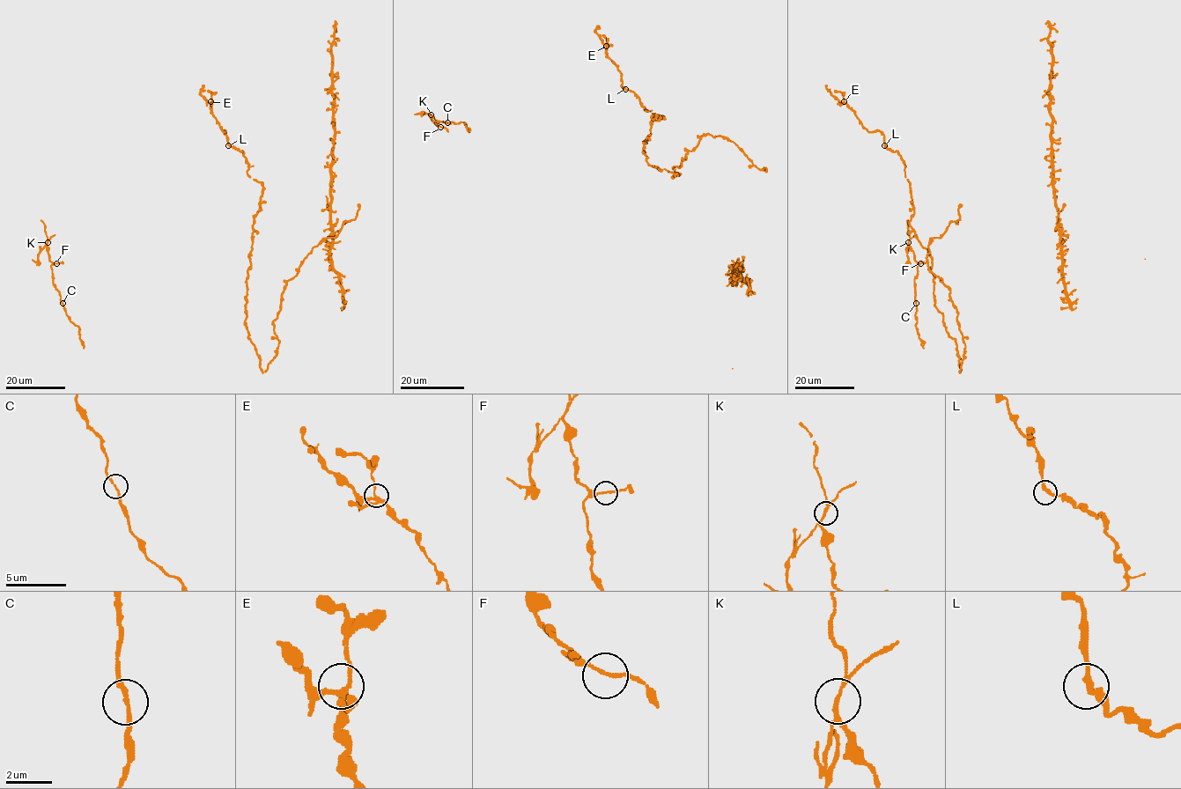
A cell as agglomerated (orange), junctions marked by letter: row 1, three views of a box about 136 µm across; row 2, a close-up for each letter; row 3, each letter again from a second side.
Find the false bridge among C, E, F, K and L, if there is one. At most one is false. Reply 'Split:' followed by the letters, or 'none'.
Split: K

